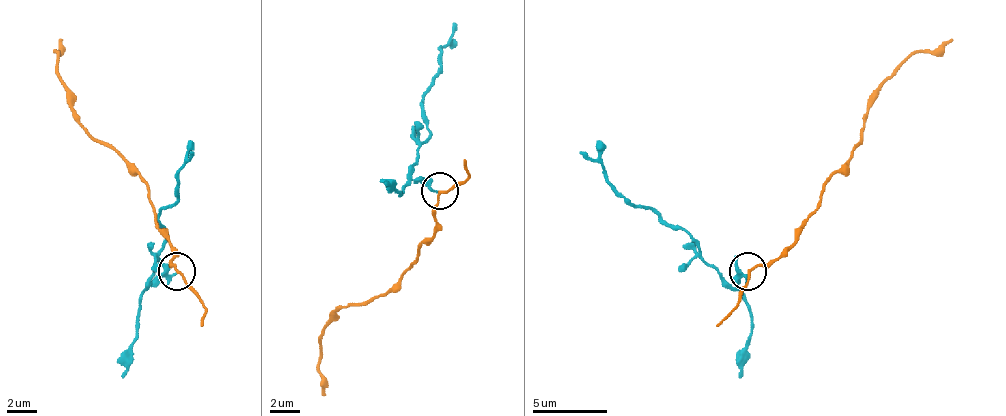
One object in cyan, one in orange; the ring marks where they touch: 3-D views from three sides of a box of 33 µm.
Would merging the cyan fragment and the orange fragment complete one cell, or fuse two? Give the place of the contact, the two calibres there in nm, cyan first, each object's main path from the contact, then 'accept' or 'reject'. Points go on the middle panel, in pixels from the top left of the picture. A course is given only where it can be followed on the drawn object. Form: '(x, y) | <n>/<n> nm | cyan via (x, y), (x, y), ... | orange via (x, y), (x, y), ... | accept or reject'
(440, 191) | 190/140 nm | cyan via (441, 192), (426, 184), (414, 173), (414, 158), (429, 136), (422, 98), (441, 68), (441, 57), (456, 38) | orange via (441, 192), (437, 229), (411, 266), (373, 300), (351, 304), (336, 315), (325, 330), (317, 356), (325, 394) | reject

